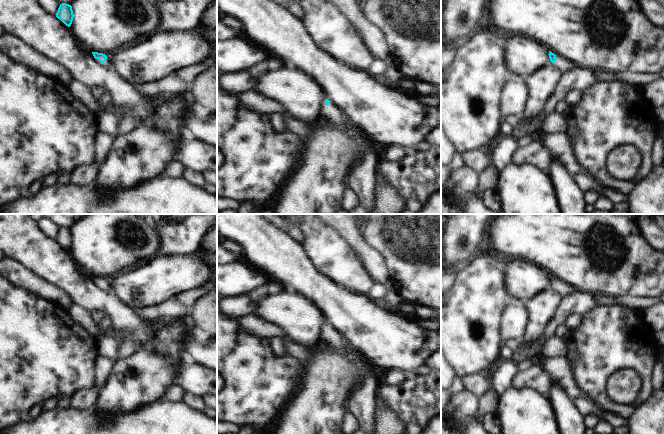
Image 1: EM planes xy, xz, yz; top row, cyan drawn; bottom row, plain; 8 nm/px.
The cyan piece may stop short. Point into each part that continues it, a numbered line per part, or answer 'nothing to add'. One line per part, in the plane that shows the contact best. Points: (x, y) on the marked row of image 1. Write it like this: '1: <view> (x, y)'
1: xy (108, 62)

